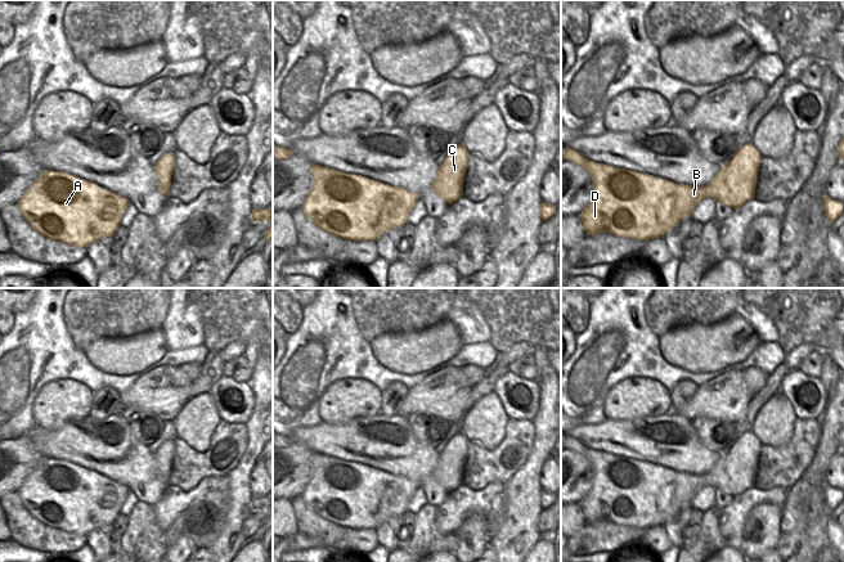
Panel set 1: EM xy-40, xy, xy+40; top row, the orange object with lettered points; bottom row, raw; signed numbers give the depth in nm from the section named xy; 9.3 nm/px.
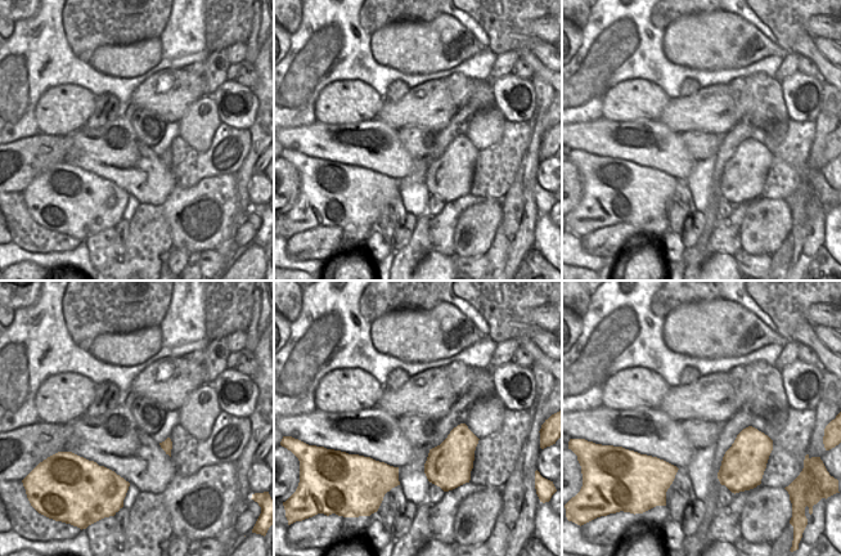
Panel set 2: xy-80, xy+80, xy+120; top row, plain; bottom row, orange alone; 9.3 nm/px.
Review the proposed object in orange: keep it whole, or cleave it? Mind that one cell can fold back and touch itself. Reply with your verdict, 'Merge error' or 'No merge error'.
Merge error

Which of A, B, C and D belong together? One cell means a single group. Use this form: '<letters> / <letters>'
A B D / C

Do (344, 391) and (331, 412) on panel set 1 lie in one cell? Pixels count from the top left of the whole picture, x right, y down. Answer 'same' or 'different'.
same

